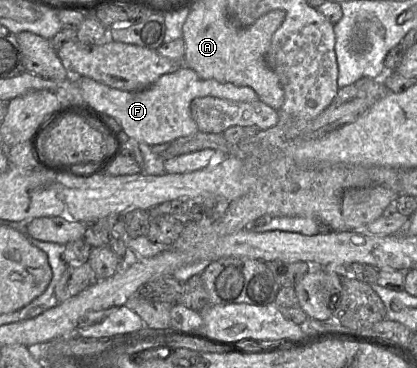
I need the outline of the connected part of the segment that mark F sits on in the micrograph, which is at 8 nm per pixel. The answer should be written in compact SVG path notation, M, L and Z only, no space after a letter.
M187 66L161 76L154 84L141 91L122 91L88 77L73 77L81 89L85 103L121 127L128 138L151 147L172 143L181 137L198 132L197 124L189 111L189 103L195 98L211 96L239 102L259 99L256 92L248 86L203 79Z

